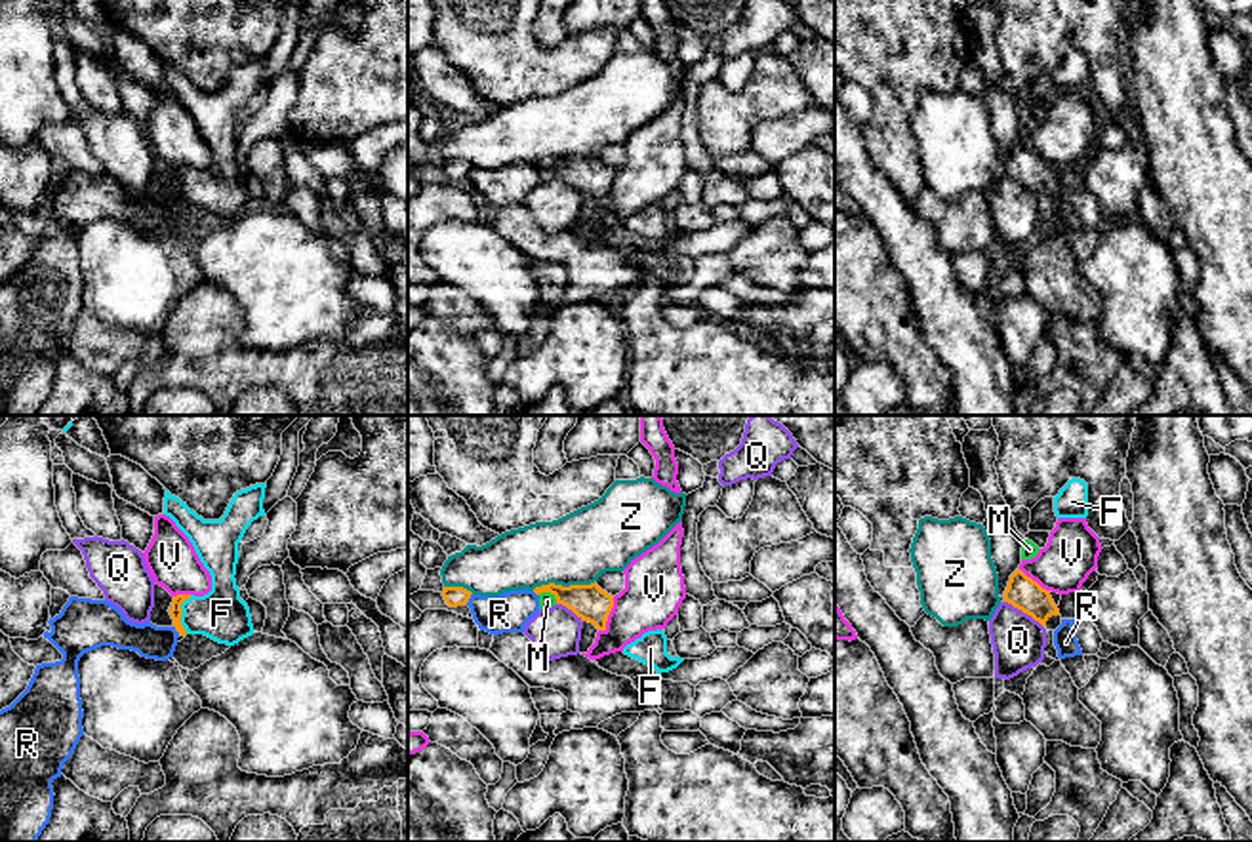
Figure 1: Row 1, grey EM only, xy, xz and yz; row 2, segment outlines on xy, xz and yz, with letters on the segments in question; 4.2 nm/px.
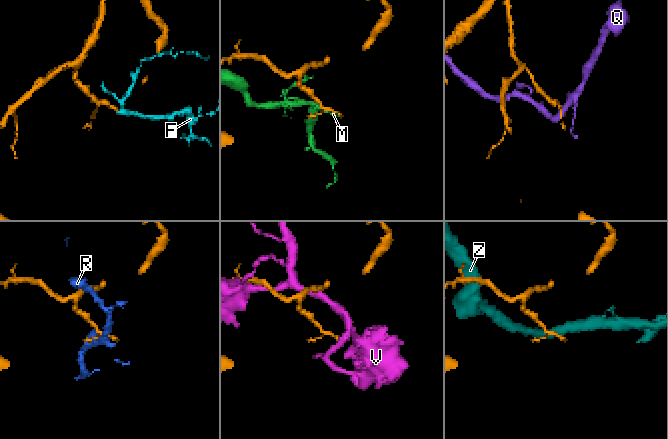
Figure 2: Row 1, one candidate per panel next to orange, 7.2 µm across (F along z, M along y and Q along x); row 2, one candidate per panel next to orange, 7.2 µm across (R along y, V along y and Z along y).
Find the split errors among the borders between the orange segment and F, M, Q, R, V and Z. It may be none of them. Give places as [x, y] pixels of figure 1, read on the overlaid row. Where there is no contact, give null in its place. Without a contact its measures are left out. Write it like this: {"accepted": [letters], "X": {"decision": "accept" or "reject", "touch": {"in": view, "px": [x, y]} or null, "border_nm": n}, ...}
{"accepted": ["F"], "F": {"decision": "accept", "touch": {"in": "xy", "px": [181, 614]}, "border_nm": 170}, "M": {"decision": "reject", "touch": {"in": "xz", "px": [549, 591]}, "border_nm": 100}, "Q": {"decision": "reject", "touch": {"in": "yz", "px": [1024, 612]}, "border_nm": 200}, "R": {"decision": "reject", "touch": {"in": "xz", "px": [469, 597]}, "border_nm": 50}, "V": {"decision": "reject", "touch": {"in": "xz", "px": [608, 614]}, "border_nm": 170}, "Z": {"decision": "reject", "touch": {"in": "xz", "px": [561, 585]}, "border_nm": 260}}

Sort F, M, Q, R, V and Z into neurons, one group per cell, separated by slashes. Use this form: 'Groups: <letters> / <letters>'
Groups: F / M / Q / R / V / Z

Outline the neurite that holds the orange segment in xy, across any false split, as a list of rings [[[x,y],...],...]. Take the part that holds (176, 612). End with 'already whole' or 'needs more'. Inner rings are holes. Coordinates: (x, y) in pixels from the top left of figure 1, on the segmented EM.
[[[267,484],[240,490],[219,520],[204,520],[179,497],[166,490],[164,514],[189,537],[200,562],[212,575],[212,591],[204,596],[173,596],[170,615],[181,636],[204,634],[219,644],[234,646],[253,634],[248,604],[236,587],[238,543],[248,526],[265,516]]] | needs more

